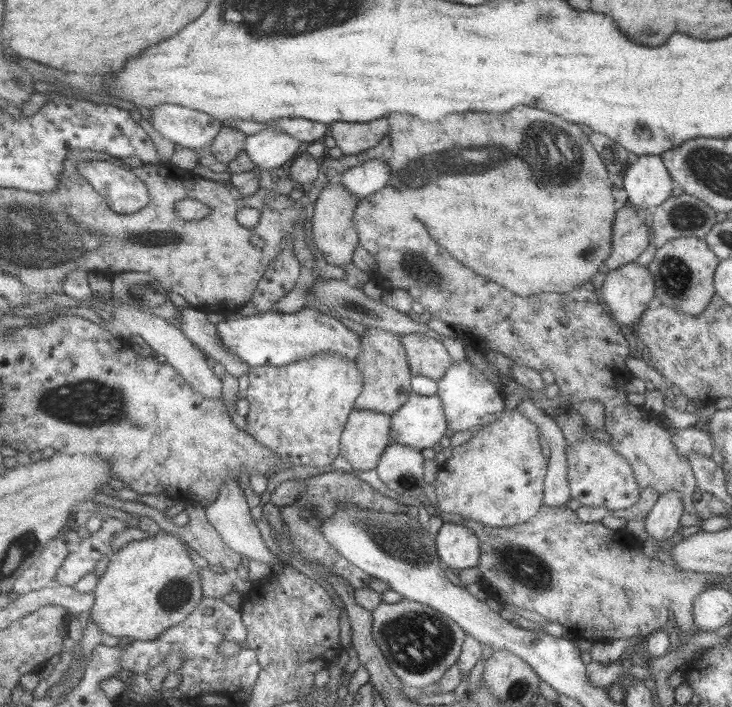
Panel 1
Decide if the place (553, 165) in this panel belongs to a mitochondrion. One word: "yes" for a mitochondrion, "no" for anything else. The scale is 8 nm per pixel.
yes

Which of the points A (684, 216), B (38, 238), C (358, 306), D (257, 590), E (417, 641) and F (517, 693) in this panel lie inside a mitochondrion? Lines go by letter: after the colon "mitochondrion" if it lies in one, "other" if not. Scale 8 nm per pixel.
A: mitochondrion
B: mitochondrion
C: mitochondrion
D: other
E: mitochondrion
F: mitochondrion

